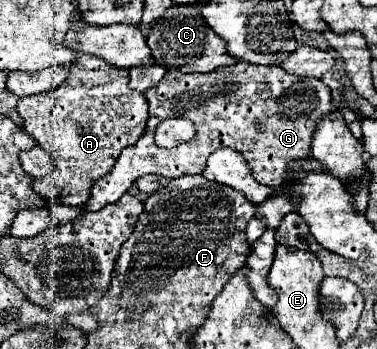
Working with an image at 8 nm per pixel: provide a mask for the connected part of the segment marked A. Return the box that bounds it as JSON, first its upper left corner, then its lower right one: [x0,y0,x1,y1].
[17,54,147,208]

